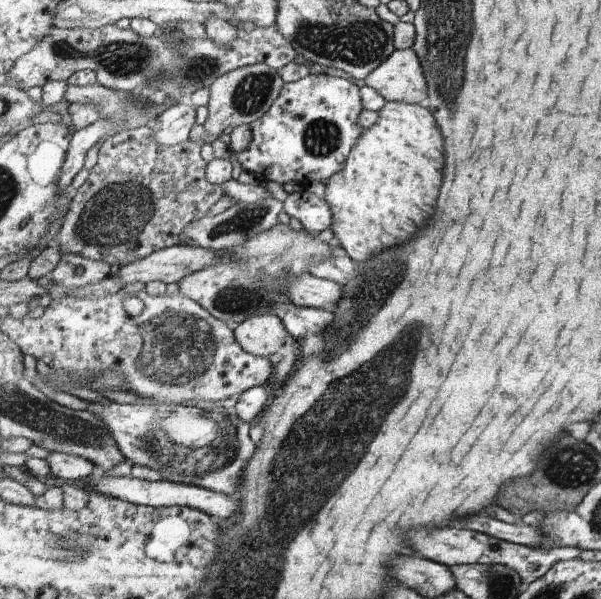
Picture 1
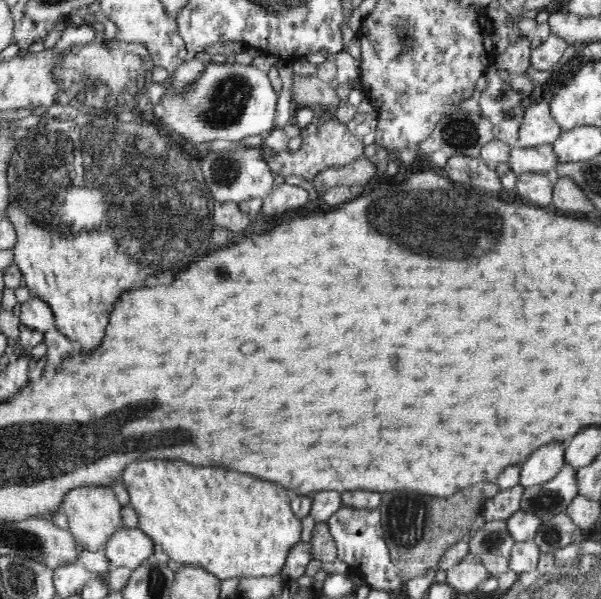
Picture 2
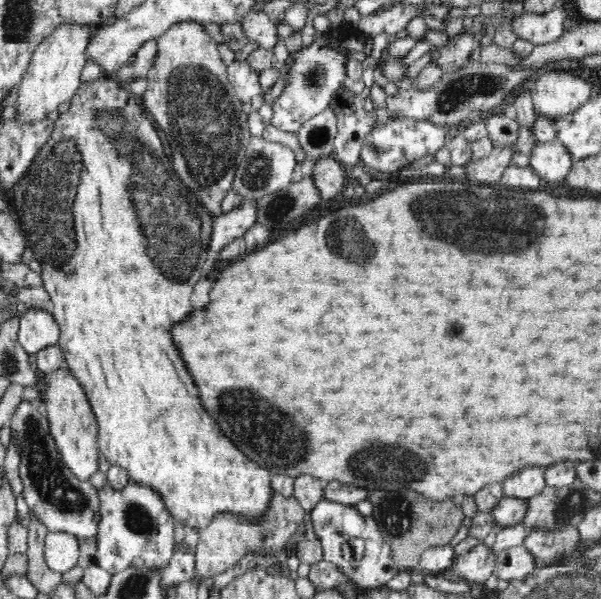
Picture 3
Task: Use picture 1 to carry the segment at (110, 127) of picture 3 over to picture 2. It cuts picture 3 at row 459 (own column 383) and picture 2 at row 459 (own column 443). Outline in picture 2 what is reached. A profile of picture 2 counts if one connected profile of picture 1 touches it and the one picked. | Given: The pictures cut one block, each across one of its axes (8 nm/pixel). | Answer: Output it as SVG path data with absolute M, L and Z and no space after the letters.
M150 458L150 460L132 462L132 464L128 464L128 466L124 468L120 478L122 479L125 490L130 493L130 503L131 507L136 511L138 527L144 531L154 543L160 544L162 551L180 566L190 564L200 565L200 567L204 567L204 569L211 572L214 576L218 576L220 580L234 577L243 579L258 576L272 576L272 574L280 573L292 546L301 542L301 519L292 512L290 499L288 498L288 494L286 494L286 488L282 488L280 484L272 484L272 482L260 480L260 478L256 478L256 476L248 476L248 474L244 474L244 472L234 472L234 470L224 470L224 468L214 468L214 466L198 468L198 466L190 466L190 464L182 462L182 460L164 460L164 458Z

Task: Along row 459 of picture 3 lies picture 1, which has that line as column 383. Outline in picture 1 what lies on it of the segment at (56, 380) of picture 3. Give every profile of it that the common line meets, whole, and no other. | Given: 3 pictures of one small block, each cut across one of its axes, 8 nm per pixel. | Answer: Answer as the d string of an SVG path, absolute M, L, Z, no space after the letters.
M397 49L388 60L364 79L384 101L423 104L428 101L425 68L414 49Z

